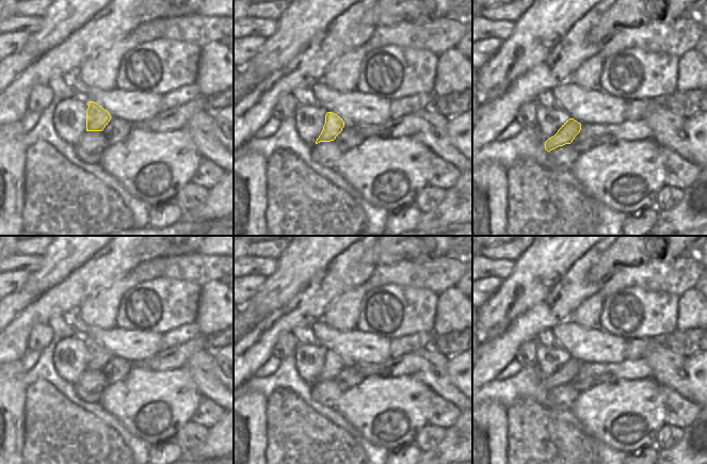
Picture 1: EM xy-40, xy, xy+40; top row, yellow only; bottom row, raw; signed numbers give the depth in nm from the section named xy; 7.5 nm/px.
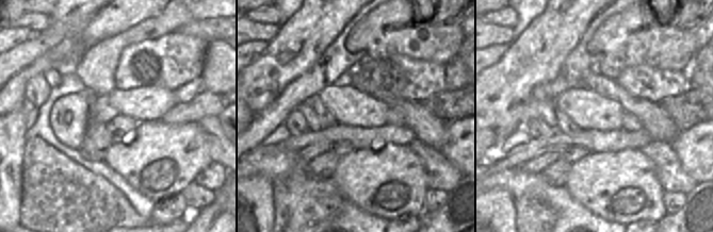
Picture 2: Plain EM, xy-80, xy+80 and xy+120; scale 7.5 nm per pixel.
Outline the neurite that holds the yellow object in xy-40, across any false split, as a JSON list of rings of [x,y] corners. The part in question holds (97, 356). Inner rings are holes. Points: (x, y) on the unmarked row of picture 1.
[[[90,340],[86,349],[86,370],[102,370],[112,357],[101,345]]]

